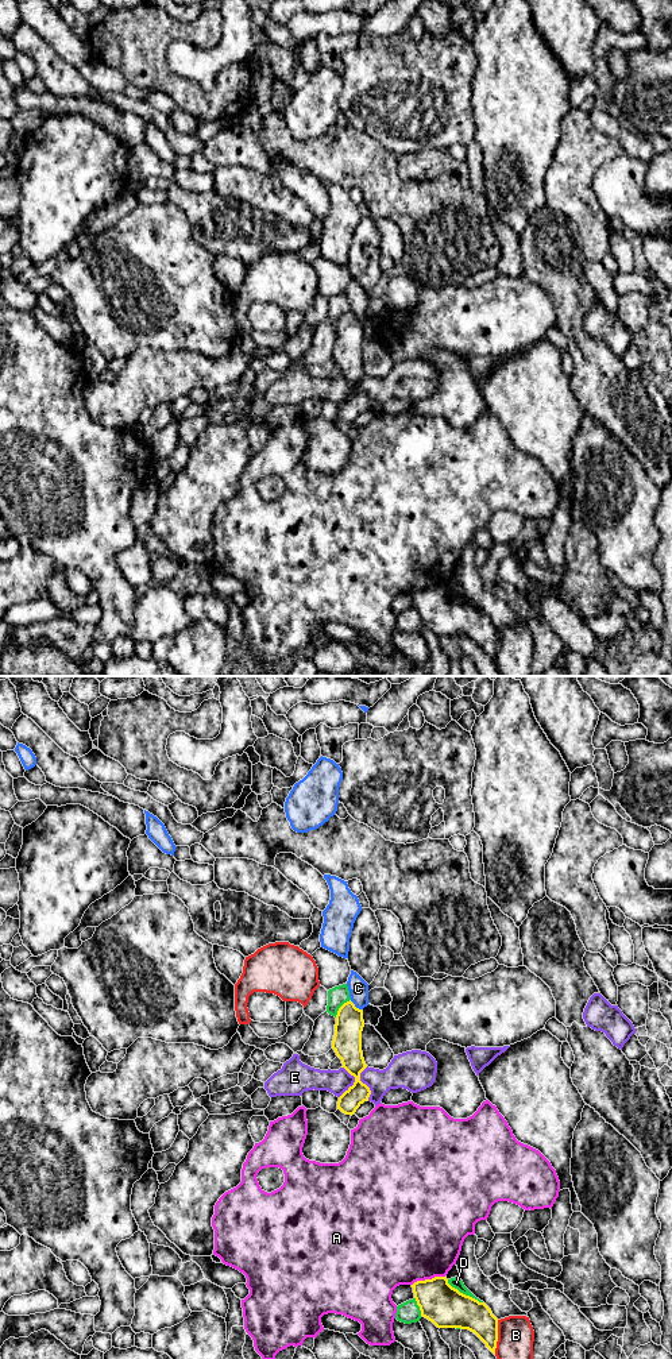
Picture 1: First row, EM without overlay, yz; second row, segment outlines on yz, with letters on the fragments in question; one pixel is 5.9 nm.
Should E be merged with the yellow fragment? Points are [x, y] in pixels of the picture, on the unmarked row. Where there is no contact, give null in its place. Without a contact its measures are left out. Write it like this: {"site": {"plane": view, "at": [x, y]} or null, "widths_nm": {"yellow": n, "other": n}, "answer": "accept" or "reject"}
{"site": {"plane": "yz", "at": [354, 392]}, "widths_nm": {"yellow": 180, "other": 140}, "answer": "reject"}

